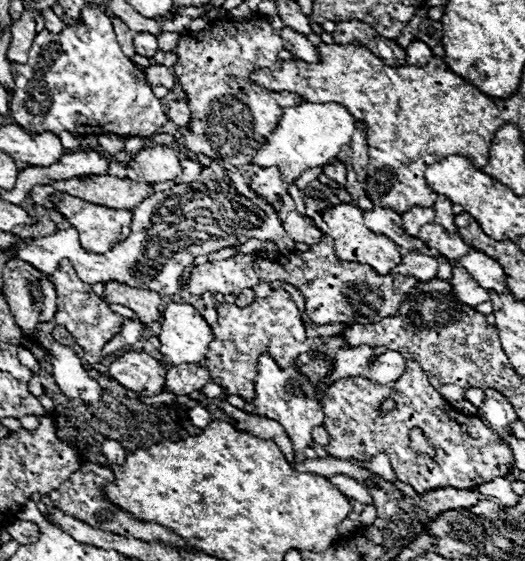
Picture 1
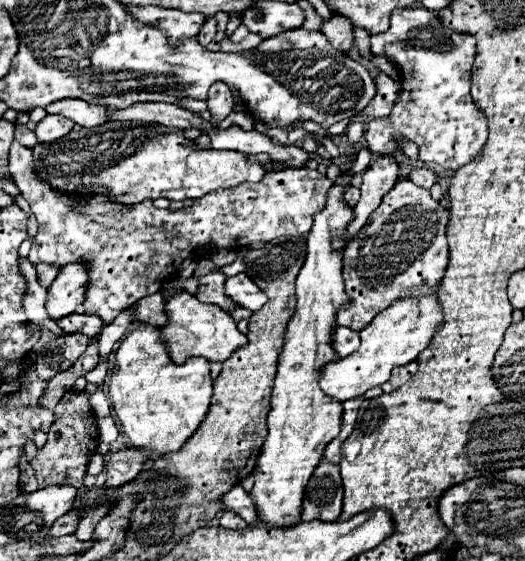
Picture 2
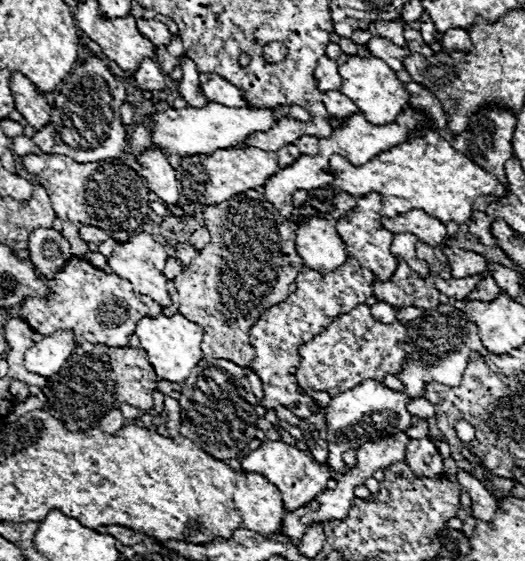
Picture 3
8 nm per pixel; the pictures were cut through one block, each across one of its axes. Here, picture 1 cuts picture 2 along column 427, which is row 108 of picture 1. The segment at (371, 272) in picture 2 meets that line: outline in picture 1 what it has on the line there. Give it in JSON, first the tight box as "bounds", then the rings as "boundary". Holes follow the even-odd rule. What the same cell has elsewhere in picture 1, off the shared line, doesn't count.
{"bounds":[172,16,304,168],"boundary":[[[252,16],[242,22],[214,20],[200,32],[184,34],[172,50],[178,56],[176,66],[172,66],[174,76],[192,112],[190,124],[180,132],[180,142],[194,154],[204,154],[236,168],[250,164],[264,140],[274,132],[284,108],[304,102],[294,92],[270,92],[250,80],[254,70],[280,70],[284,62],[278,56],[280,50],[284,50],[284,40],[266,16],[264,20]]]}

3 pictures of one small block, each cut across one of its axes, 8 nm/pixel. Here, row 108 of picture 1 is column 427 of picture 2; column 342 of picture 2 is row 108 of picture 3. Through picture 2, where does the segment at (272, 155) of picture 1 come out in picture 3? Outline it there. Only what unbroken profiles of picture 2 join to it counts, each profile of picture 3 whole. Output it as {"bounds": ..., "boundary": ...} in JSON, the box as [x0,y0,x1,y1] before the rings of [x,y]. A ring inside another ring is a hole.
{"bounds":[338,56,408,126],"boundary":[[[350,56],[346,60],[346,64],[342,64],[338,68],[340,76],[342,76],[342,86],[340,92],[344,96],[348,96],[358,110],[364,114],[364,118],[374,124],[374,126],[382,126],[382,124],[390,124],[396,120],[396,116],[400,114],[402,106],[408,102],[408,92],[404,90],[404,84],[396,78],[394,70],[388,68],[382,60],[378,58],[362,58],[362,56]]]}

